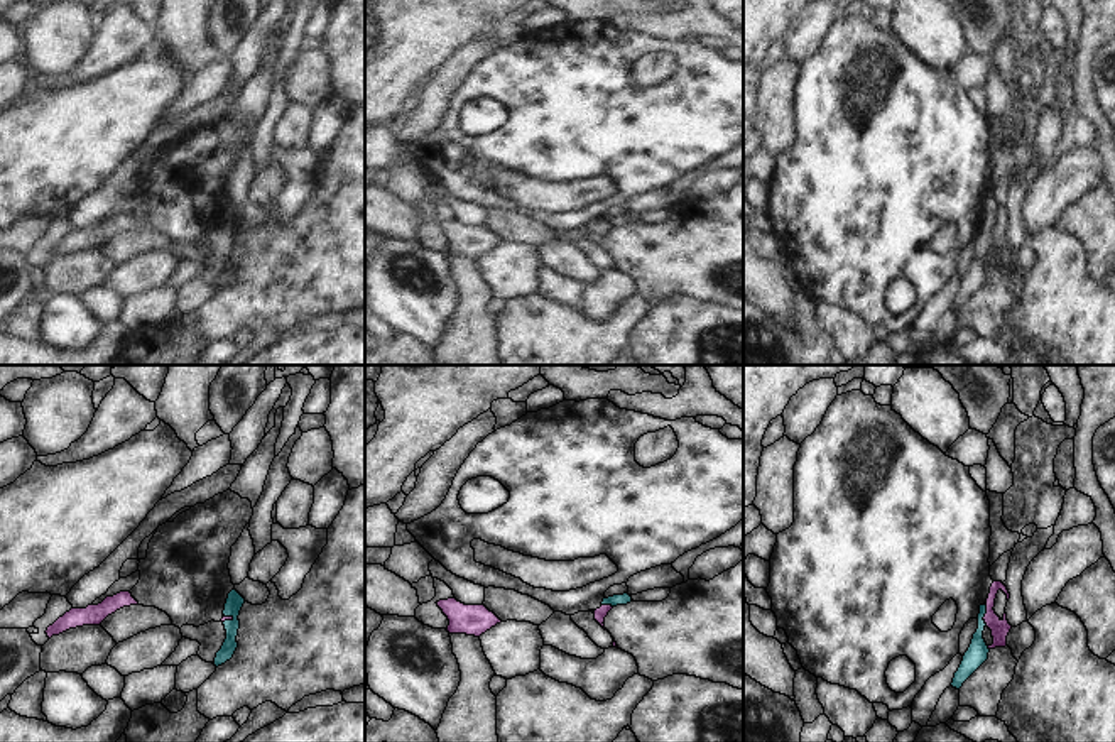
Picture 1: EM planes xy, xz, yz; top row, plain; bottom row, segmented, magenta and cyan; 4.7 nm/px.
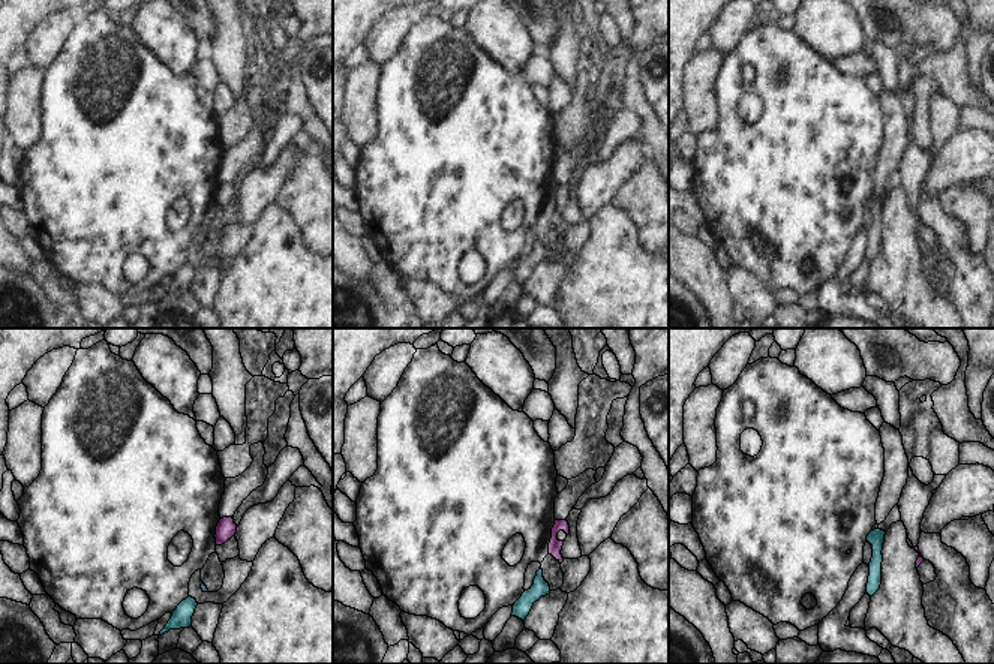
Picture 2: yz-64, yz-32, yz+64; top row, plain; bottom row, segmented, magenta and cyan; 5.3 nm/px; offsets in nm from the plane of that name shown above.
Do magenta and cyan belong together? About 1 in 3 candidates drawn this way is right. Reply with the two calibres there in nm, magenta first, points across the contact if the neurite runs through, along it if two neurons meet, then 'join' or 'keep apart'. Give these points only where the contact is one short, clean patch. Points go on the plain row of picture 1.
calibres 90 and 100 nm; border yz (984, 225), (984, 242), (987, 245); keep apart

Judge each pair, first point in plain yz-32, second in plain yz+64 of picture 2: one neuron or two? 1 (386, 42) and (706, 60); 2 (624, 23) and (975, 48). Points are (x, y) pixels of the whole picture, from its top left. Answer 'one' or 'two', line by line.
1: two
2: two

